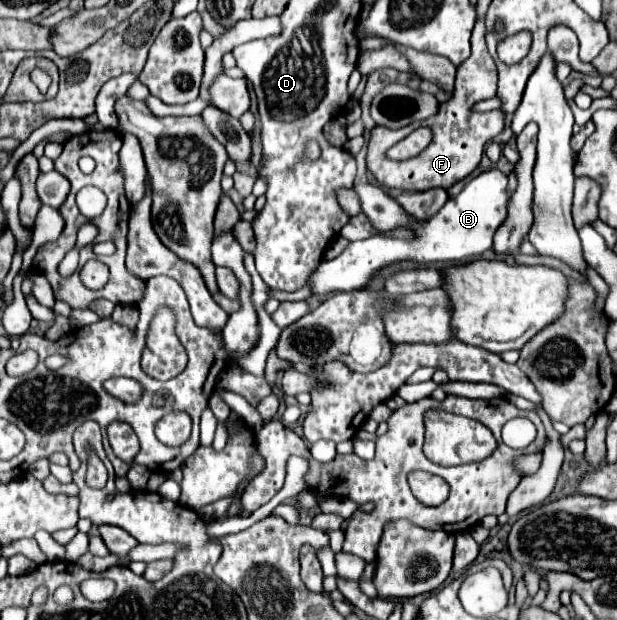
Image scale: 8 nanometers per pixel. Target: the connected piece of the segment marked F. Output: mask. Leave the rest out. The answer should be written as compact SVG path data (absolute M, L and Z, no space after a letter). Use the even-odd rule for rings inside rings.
M481 19L475 23L475 29L473 29L471 57L457 69L453 97L449 101L441 103L437 115L423 119L423 121L415 121L415 123L395 129L395 131L375 125L375 129L369 135L369 143L367 143L367 169L373 173L373 177L377 179L377 183L381 187L401 189L401 191L427 191L431 187L449 189L453 183L461 181L463 177L467 177L469 173L473 173L477 169L487 141L491 141L495 135L499 135L503 131L503 113L499 113L499 111L471 113L469 111L473 103L493 98L497 92L497 67L487 51L483 35L485 35L485 21ZM417 127L431 129L431 133L433 133L431 145L425 147L417 157L411 157L405 161L389 159L385 155L387 147L395 145L399 139L407 137Z

